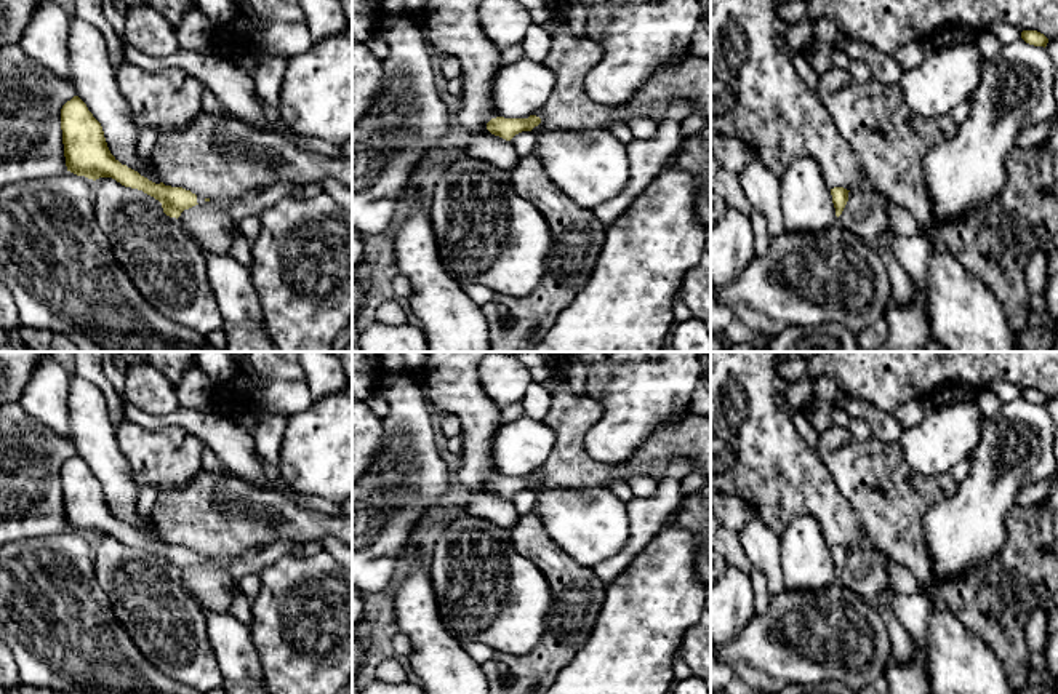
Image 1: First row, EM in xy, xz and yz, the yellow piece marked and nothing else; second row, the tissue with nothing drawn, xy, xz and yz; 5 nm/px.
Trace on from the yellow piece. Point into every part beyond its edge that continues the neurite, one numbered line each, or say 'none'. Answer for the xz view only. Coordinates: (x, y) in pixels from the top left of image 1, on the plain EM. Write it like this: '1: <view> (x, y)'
none

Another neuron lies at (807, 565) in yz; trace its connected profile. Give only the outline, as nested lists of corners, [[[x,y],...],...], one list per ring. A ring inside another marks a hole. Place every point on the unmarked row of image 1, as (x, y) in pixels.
[[[796,517],[779,537],[784,590],[816,592],[837,579],[831,547],[823,537],[818,520]]]

